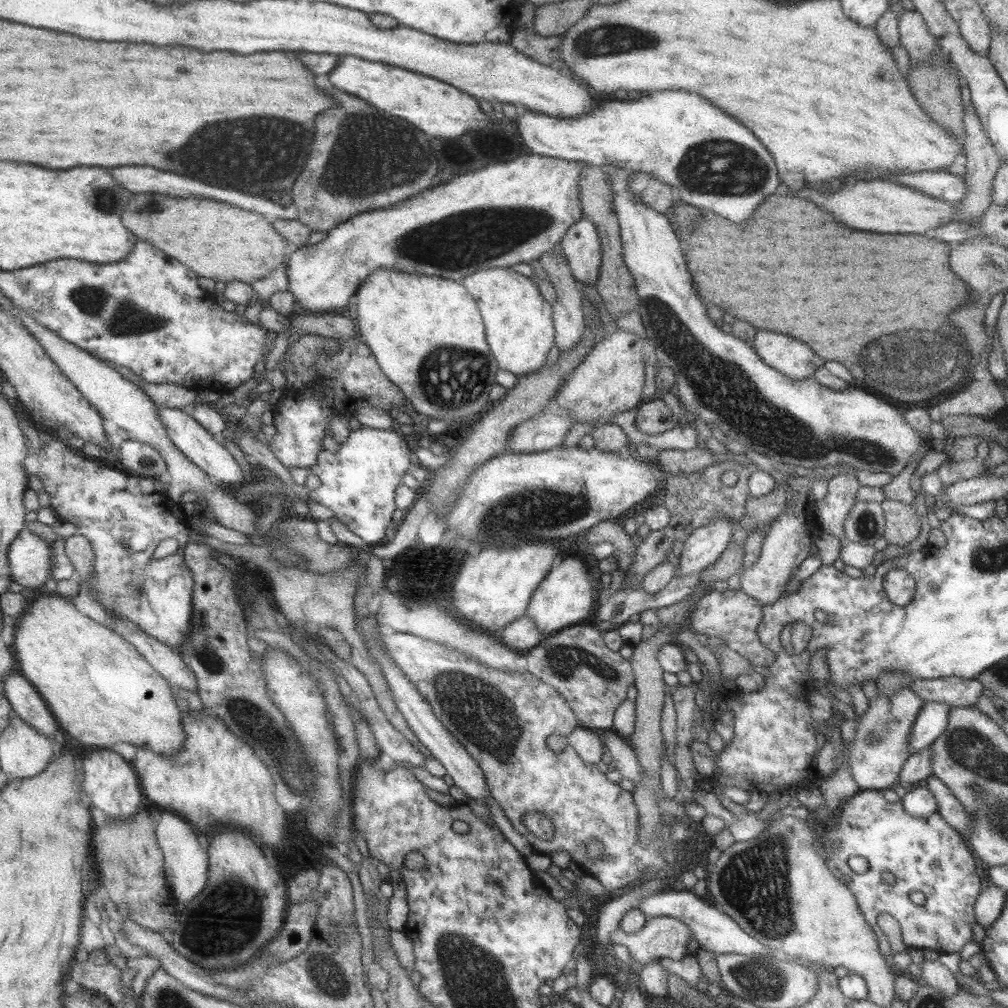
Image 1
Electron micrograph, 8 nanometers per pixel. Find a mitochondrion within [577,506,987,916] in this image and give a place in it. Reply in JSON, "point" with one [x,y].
{"point":[865,525]}

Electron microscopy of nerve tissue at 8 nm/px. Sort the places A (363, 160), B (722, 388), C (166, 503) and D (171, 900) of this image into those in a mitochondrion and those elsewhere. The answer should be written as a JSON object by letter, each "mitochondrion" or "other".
{"A":"mitochondrion","B":"mitochondrion","C":"other","D":"other"}

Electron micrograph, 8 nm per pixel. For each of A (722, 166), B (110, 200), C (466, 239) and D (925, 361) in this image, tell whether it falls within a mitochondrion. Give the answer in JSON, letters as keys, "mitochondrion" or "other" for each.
{"A":"mitochondrion","B":"mitochondrion","C":"mitochondrion","D":"mitochondrion"}

